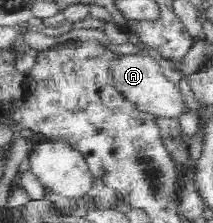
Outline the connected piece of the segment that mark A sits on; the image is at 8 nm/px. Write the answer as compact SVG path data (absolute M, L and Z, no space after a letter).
M148 53L115 54L114 57L108 59L106 74L108 74L108 82L112 84L112 89L120 94L120 98L134 104L141 112L158 117L179 117L186 109L177 86L162 75L158 61Z

